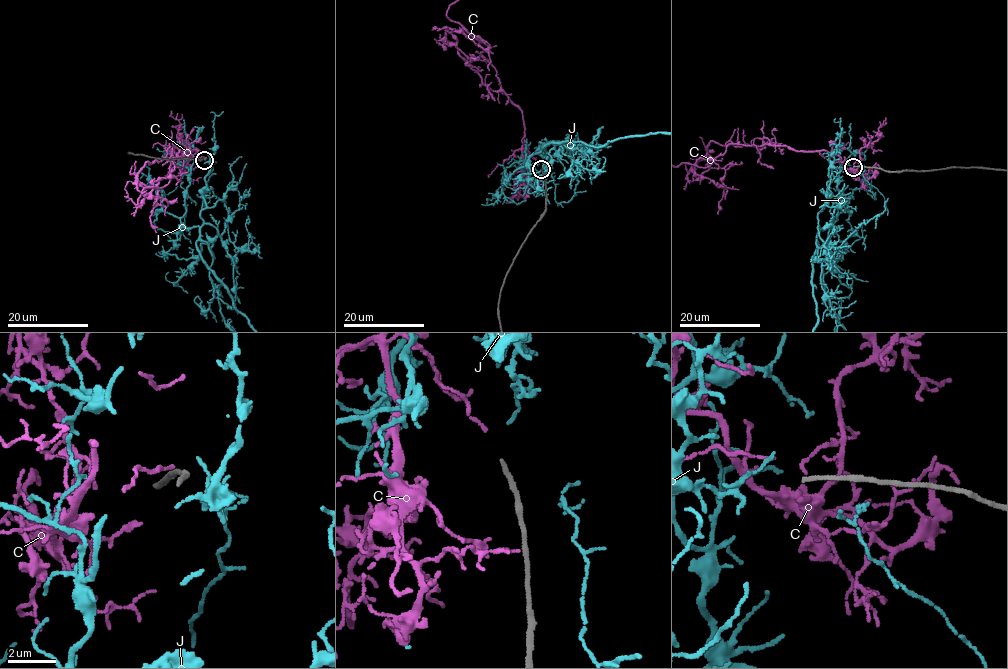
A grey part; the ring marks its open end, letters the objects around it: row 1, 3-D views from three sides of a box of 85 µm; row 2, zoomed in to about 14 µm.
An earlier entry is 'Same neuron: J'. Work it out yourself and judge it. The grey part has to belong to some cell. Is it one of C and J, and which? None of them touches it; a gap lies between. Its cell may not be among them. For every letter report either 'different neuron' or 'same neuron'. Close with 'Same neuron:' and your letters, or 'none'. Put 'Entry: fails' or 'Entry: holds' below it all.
C: different neuron
J: different neuron
Same neuron: none
Entry: fails

